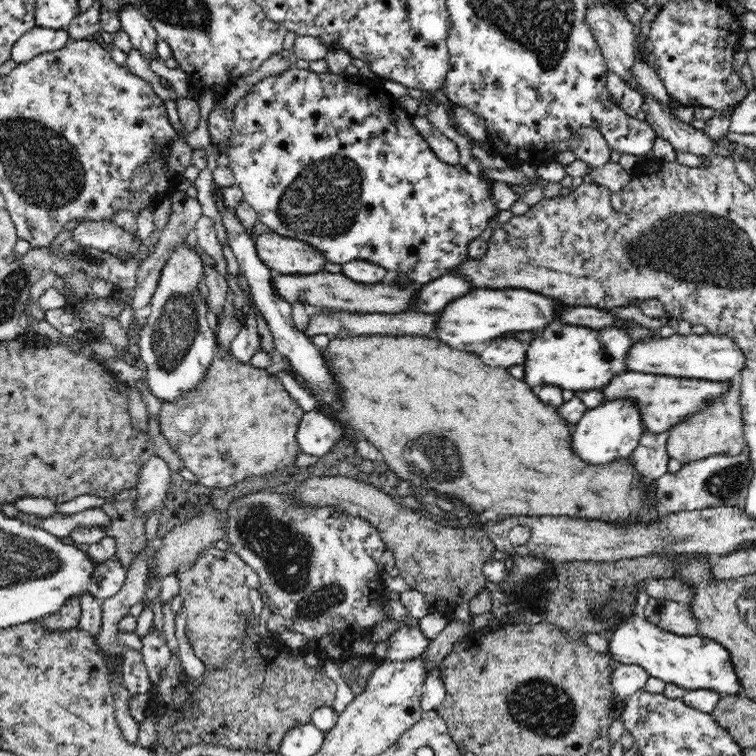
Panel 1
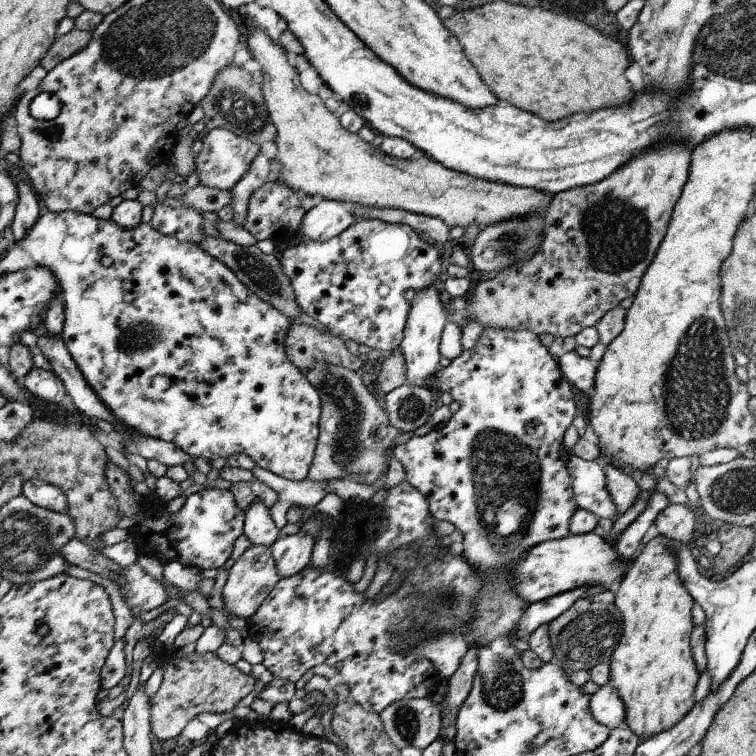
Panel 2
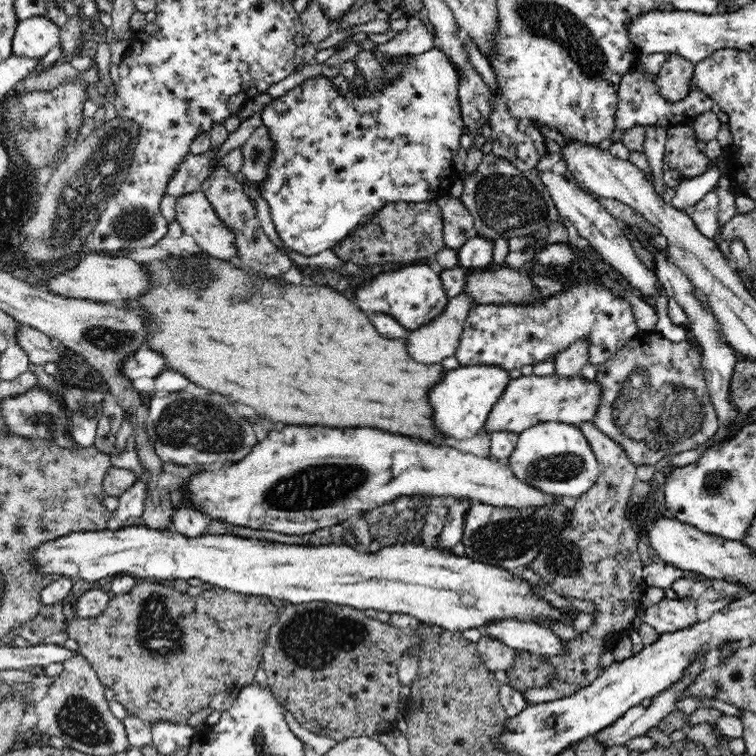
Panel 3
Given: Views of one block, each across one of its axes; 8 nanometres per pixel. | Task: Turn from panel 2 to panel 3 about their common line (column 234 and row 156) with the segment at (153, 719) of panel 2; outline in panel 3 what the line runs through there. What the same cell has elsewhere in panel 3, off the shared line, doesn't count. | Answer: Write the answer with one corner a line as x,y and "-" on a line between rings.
692,123
667,129
665,159
669,170
678,171
682,180
692,180
704,174
709,170
708,164
714,162
698,149
696,142
698,139

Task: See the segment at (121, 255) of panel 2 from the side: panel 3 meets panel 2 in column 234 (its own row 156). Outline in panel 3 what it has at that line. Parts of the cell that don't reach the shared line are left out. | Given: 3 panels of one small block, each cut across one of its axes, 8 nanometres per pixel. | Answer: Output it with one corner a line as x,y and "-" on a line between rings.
436,46
428,52
417,55
408,55
400,74
394,80
388,80
388,84
380,86
374,92
361,90
361,95
354,95
349,92
342,95
333,87
330,78
324,75
312,77
293,89
287,91
284,95
272,99
261,110
261,119
263,125
270,131
270,139
274,141
274,160
268,166
269,170
264,181
258,183
258,190
261,196
266,200
270,208
271,217
279,237
284,241
289,250
294,250
304,256
314,256
320,254
328,248
332,249
340,241
343,241
349,234
352,234
356,228
367,223
375,212
378,212
386,203
395,203
404,201
409,203
437,201
438,199
449,196
449,190
456,179
461,176
453,168
452,158
457,151
466,144
464,140
463,118
461,115
461,106
458,100
459,80
455,68
448,60
448,57

